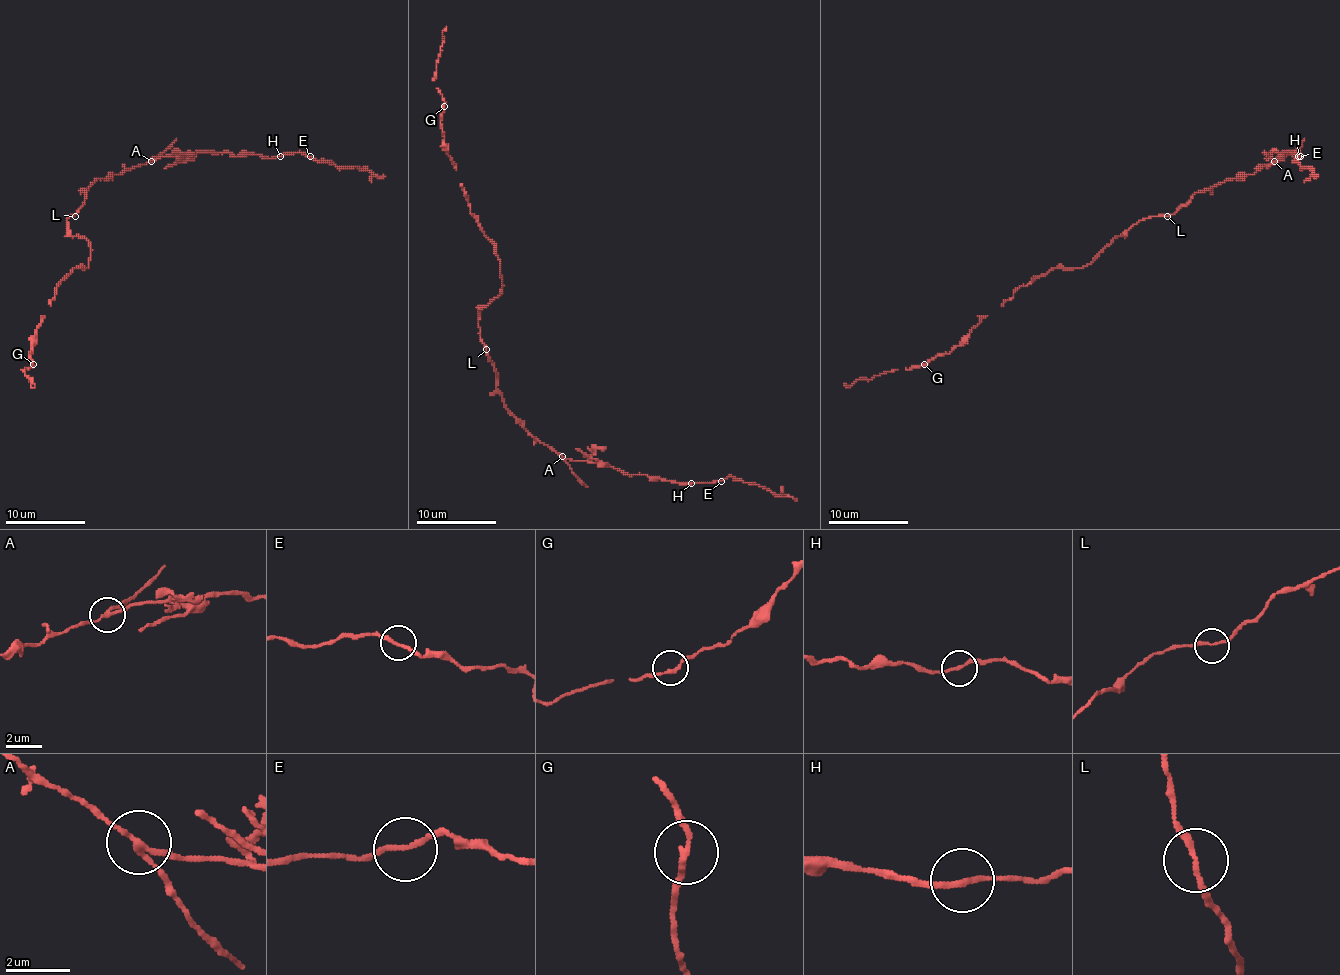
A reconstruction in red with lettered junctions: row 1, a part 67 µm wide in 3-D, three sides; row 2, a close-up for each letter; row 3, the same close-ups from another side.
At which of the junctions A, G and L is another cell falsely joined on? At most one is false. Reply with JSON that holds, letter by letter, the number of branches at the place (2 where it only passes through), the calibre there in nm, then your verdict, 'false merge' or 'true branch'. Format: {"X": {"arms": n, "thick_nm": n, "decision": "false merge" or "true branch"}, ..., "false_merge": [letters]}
{"A": {"arms": 3, "thick_nm": 150, "decision": "false merge"}, "G": {"arms": 2, "thick_nm": 180, "decision": "true branch"}, "L": {"arms": 2, "thick_nm": 170, "decision": "true branch"}, "false_merge": ["A"]}

